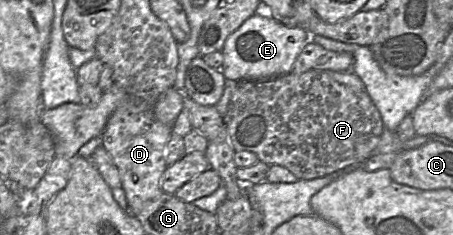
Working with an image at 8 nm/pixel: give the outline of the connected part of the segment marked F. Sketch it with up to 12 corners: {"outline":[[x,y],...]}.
{"outline":[[319,70],[238,81],[224,123],[305,180],[364,163],[366,91]]}

